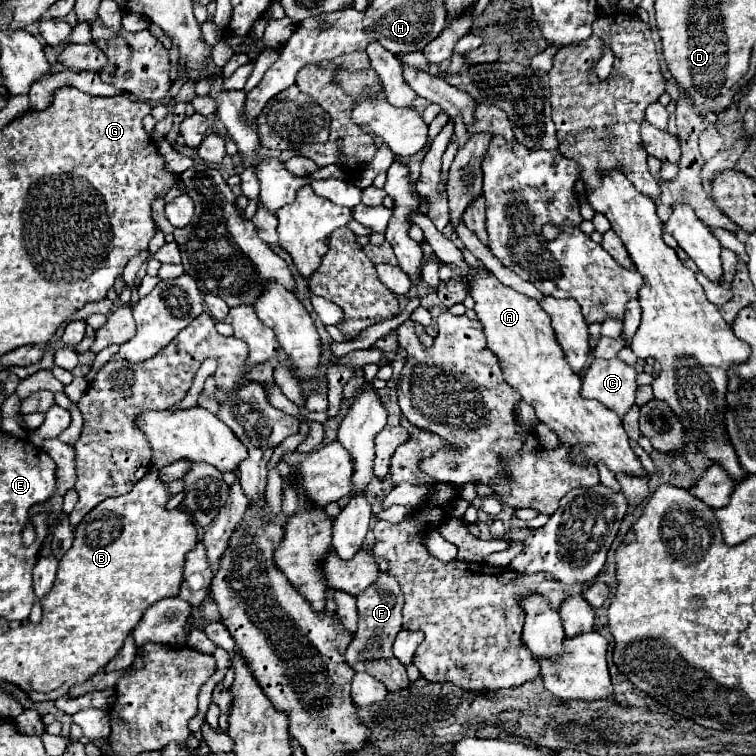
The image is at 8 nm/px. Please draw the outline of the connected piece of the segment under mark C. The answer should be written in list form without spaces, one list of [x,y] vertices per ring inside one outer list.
[[[618,358],[594,360],[582,380],[580,396],[598,400],[608,410],[624,416],[634,404],[636,370]]]

